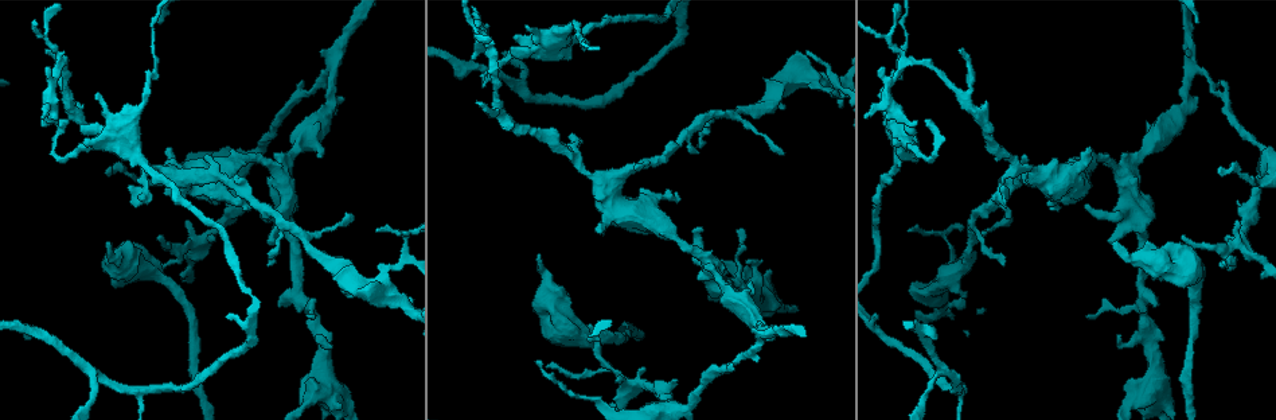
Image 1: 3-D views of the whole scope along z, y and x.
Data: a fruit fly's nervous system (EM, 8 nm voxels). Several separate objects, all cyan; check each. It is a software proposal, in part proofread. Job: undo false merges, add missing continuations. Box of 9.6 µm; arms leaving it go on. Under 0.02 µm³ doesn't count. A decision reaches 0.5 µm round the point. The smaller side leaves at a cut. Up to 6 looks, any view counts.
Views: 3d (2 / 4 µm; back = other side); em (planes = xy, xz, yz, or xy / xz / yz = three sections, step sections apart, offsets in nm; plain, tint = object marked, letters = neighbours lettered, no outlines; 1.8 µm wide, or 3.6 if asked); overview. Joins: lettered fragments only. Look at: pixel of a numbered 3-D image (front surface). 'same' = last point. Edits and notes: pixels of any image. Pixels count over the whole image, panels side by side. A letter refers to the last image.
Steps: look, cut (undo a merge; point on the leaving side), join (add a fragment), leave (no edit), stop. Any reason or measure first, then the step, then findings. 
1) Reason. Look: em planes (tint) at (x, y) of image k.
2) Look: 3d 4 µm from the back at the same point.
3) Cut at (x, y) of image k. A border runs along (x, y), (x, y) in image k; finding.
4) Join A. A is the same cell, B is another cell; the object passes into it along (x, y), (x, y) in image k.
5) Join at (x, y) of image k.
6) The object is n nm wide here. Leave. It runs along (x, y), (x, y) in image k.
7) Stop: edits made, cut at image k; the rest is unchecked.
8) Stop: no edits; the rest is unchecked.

Free end. Look: em yz step 4 (plain) at (1003, 200) of image 1.

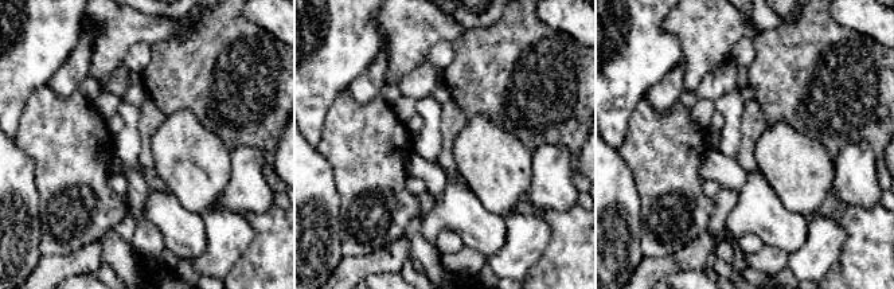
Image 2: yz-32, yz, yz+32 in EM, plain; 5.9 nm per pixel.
See the neighbours. Look: em yz step 4 (letters) at the same point.

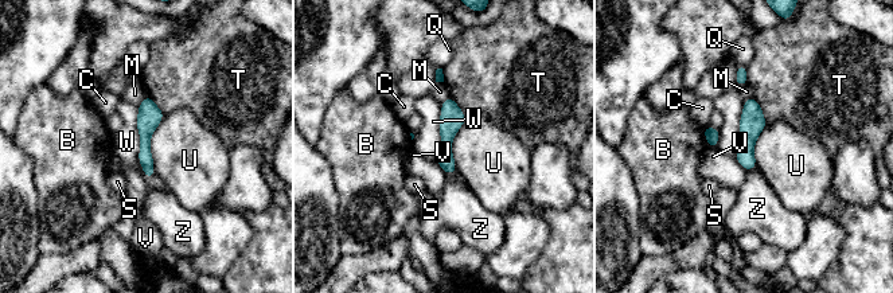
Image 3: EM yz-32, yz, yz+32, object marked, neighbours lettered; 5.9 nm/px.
The object is 130 nm wide here. Leave. B, C, M, Q, S, T, U, V, W and Z are other cells; it runs along (148, 101), (145, 160), (151, 174) in image 3; none of them fits.

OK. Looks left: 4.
Free end. Look: 3d 2 µm from the back at (108, 242) of image 1.

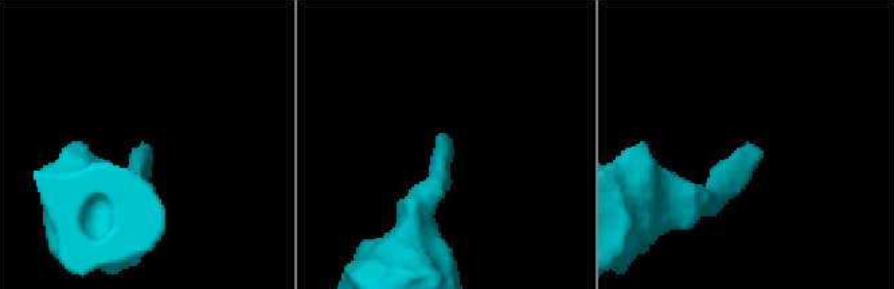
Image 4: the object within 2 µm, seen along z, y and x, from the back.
Look: em planes (tint) at (444, 148) of image 4.

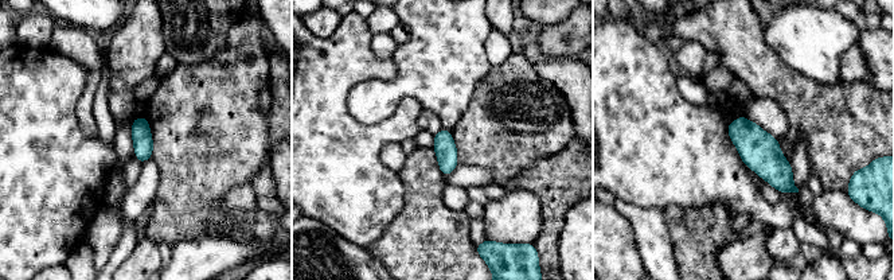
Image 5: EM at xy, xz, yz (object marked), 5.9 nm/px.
Look: em planes (letters) at the same point.

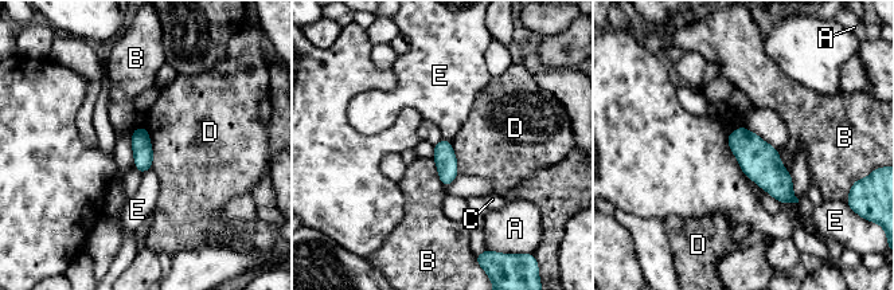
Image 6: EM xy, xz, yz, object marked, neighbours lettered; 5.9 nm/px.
Leave. A, B, C, D and E are other cells; no lettered fragment goes on from it.

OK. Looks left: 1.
Branch stops here. Look: em planes (letters) at (350, 296) of image 1.

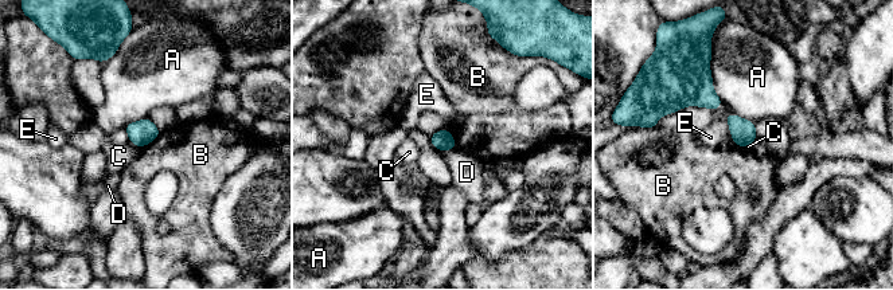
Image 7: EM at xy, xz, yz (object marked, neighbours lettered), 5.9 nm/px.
Leave. A, B, C, D and E are other cells; a border runs along (128, 141), (140, 148) in image 7; none of them fits.

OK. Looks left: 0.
Stop: no edits; the rest is unchecked.

